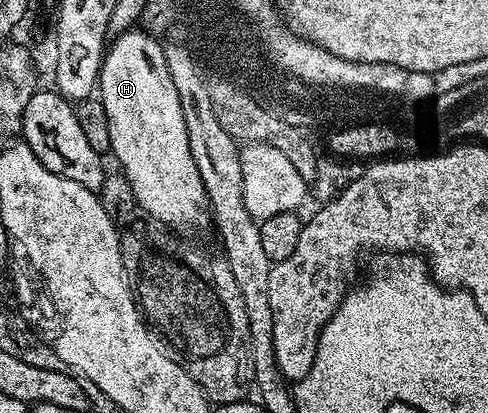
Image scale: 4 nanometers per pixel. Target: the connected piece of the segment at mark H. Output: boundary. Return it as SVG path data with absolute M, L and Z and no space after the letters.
M132 28L123 31L113 41L108 43L105 51L105 59L101 61L101 81L99 83L99 98L101 94L101 106L105 109L105 126L109 129L109 146L117 157L120 173L125 175L135 192L135 200L142 211L145 210L150 219L158 224L168 224L174 231L201 230L211 222L209 213L209 201L207 192L203 188L203 176L199 176L199 168L195 168L195 156L191 156L191 144L187 144L187 124L183 124L183 108L179 108L179 92L175 92L175 83L171 80L171 72L167 72L167 60L165 59L165 46L157 43L149 34L144 34L140 28Z

